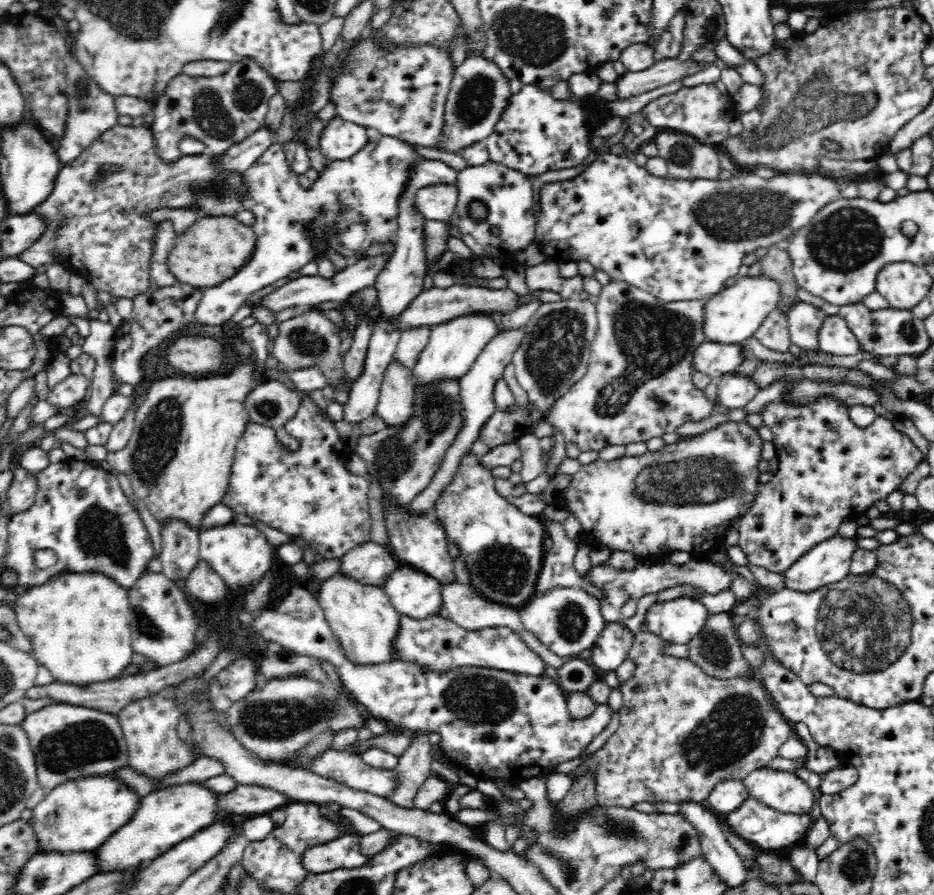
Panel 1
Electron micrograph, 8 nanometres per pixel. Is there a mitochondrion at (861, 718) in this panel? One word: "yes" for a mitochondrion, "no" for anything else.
no

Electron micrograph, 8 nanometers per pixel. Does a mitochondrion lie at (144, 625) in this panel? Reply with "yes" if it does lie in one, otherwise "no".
yes

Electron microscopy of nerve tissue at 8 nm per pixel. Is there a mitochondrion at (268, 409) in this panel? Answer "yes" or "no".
yes

